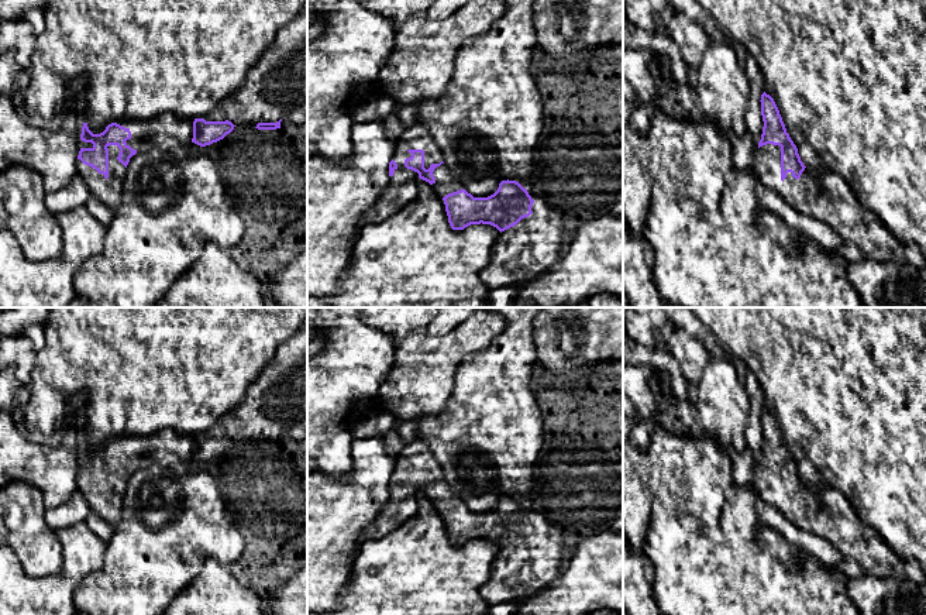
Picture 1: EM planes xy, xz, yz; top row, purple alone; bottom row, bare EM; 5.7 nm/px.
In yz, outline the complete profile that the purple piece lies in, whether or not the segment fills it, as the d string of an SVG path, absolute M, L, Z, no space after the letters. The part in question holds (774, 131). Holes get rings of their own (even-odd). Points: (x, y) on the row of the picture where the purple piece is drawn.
M764 92L760 102L764 127L754 151L754 172L761 183L781 195L795 210L826 223L846 241L857 244L868 260L881 258L888 264L909 262L916 268L925 268L926 258L920 248L899 241L874 213L861 206L857 195L841 178L827 171L815 172L803 165L774 99Z

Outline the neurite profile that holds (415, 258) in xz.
M417 181L417 197L382 223L358 229L352 245L354 264L347 276L340 279L334 292L307 298L307 308L489 308L489 288L479 274L488 267L495 238L500 231L490 224L471 224L452 230L448 223L444 200L433 186Z

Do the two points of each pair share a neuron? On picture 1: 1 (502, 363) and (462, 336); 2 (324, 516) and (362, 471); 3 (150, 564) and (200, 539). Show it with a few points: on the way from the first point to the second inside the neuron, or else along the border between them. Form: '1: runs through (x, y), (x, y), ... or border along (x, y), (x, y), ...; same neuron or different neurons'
1: border along (505, 325), (482, 350), (468, 353), (455, 368); different neurons
2: runs through (336, 505), (358, 483); same neuron
3: runs through (161, 552), (174, 539), (188, 539); same neuron

